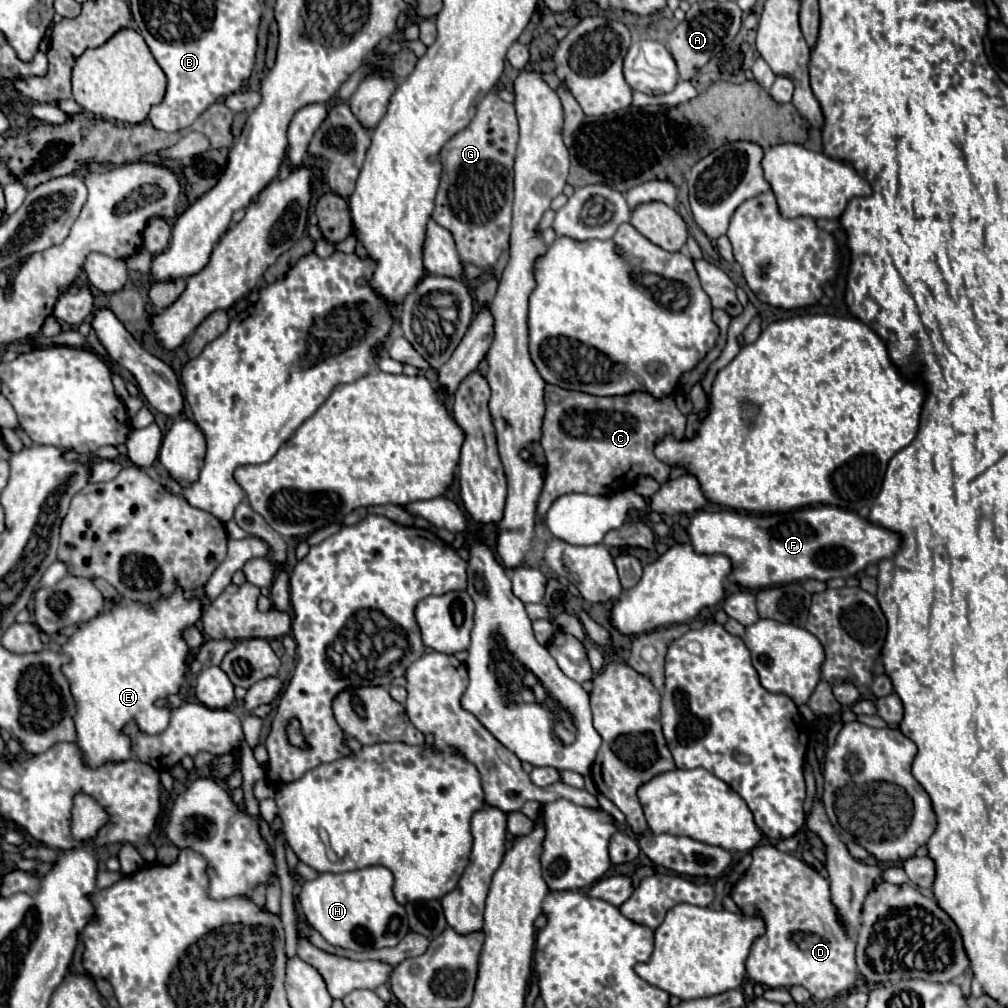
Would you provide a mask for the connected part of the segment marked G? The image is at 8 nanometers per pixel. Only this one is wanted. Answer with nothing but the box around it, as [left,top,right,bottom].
[432,92,518,274]

